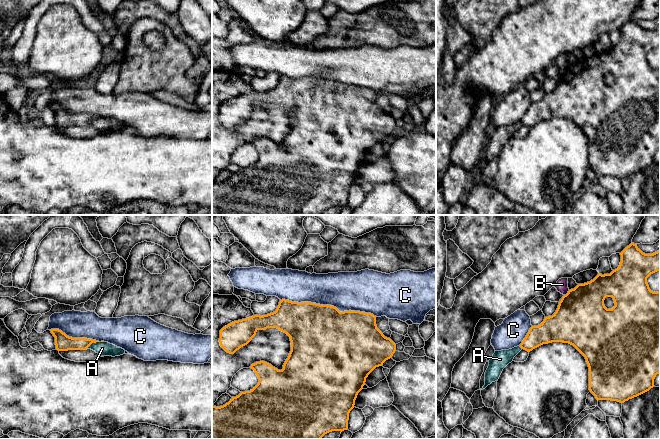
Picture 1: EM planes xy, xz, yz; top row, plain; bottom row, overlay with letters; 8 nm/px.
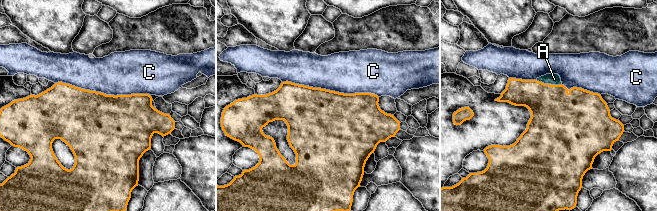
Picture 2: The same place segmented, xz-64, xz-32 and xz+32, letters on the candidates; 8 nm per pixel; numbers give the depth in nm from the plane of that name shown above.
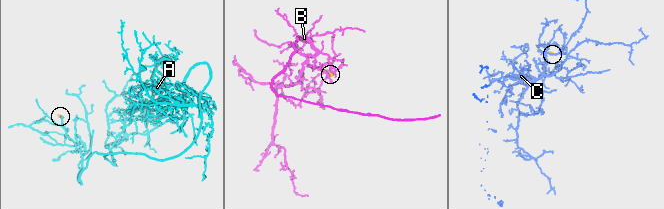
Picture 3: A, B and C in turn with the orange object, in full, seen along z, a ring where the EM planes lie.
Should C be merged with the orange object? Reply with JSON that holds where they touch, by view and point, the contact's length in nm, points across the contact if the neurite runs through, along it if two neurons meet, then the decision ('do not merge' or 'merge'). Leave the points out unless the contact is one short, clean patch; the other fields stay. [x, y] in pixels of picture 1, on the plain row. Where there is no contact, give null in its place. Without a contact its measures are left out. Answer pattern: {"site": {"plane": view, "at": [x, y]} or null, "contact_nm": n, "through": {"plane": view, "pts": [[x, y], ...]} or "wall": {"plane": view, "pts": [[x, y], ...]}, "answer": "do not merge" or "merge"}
{"site": {"plane": "xz", "at": [328, 81]}, "contact_nm": 800, "answer": "do not merge"}

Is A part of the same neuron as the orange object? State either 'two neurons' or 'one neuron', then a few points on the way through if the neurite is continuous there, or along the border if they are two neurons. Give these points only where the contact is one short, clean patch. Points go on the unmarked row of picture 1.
one neuron | across xy (63, 118), (91, 119), (102, 124)

